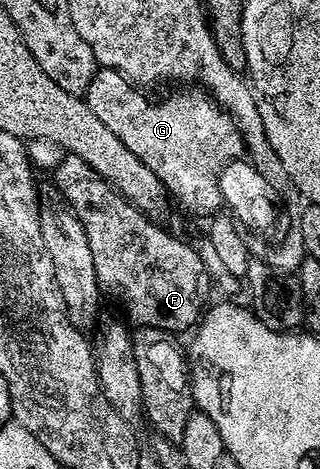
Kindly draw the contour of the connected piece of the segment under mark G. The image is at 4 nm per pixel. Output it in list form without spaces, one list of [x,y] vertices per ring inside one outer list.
[[[97,67],[96,76],[90,82],[88,91],[83,93],[82,99],[88,103],[90,110],[98,114],[98,119],[162,182],[165,193],[172,196],[188,212],[196,216],[211,217],[219,213],[222,208],[220,195],[220,171],[231,160],[239,160],[245,155],[246,145],[240,127],[236,125],[236,117],[220,107],[209,93],[199,87],[192,86],[189,92],[172,92],[164,96],[155,104],[148,96],[143,96],[141,89],[128,80],[121,72],[113,68]]]

